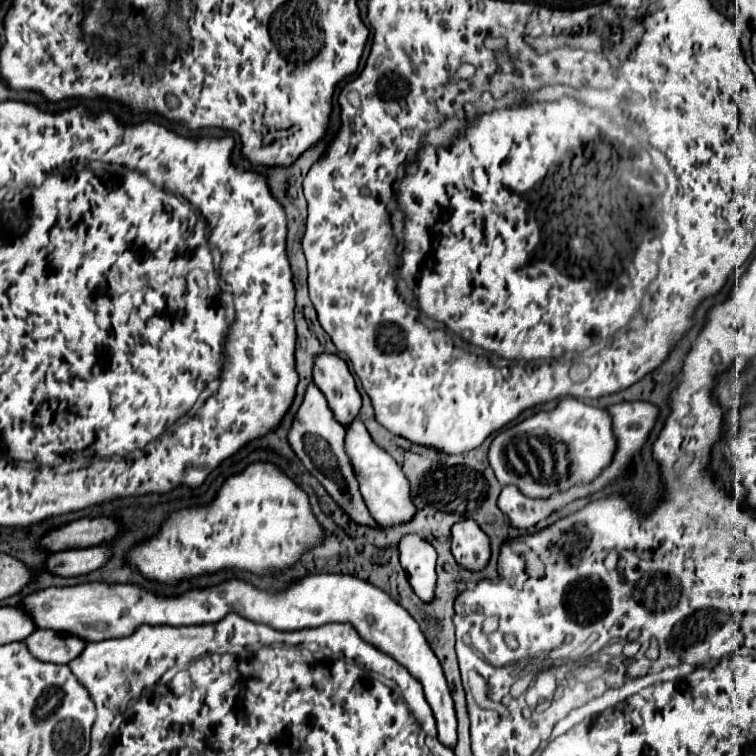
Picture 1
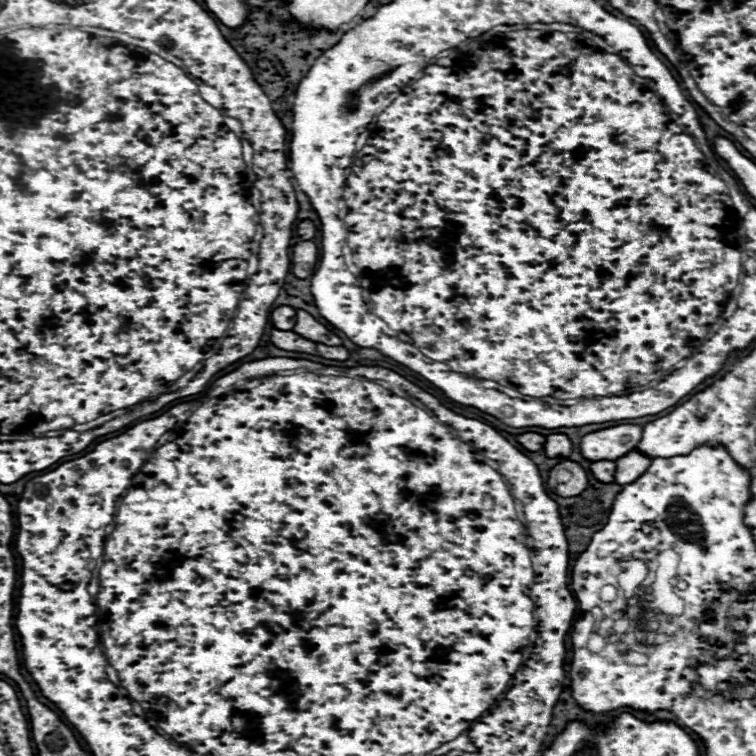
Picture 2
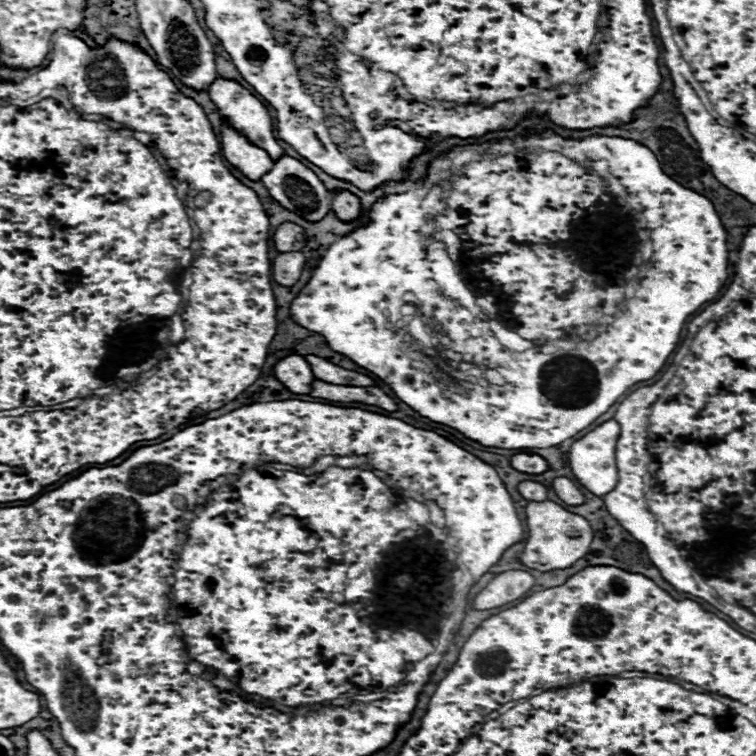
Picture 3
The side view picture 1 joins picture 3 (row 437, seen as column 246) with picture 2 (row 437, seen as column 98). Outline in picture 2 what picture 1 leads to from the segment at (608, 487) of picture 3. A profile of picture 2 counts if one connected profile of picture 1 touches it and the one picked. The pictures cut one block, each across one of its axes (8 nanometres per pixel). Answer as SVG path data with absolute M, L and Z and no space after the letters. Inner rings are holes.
M622 424L622 426L596 430L580 440L580 452L590 462L616 460L634 450L640 442L640 436L642 436L642 426L636 424Z

